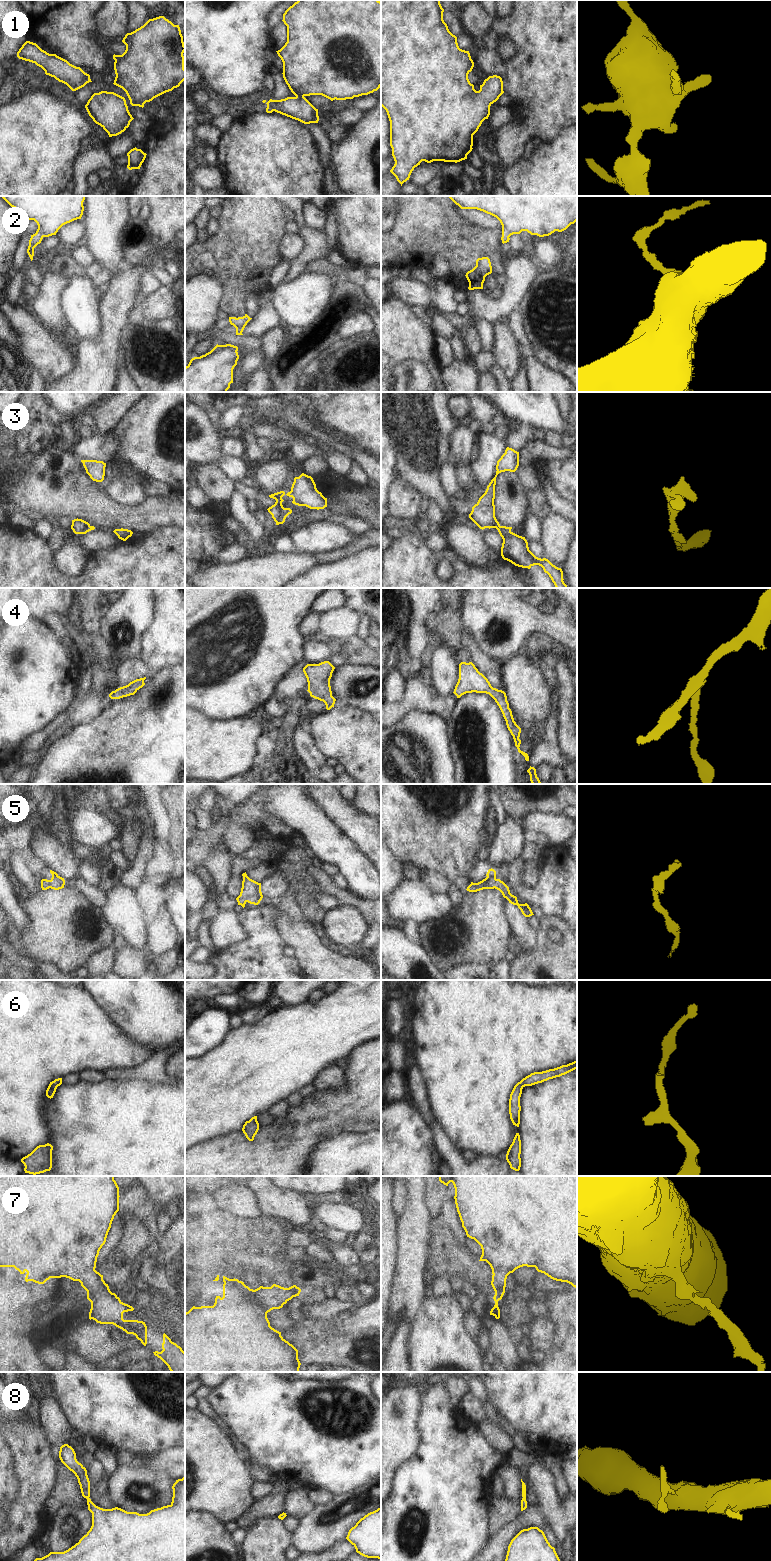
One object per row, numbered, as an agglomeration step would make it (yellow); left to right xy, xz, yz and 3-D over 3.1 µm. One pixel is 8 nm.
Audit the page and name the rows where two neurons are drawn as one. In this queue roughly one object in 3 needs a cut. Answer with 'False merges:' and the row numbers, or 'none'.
False merges: none

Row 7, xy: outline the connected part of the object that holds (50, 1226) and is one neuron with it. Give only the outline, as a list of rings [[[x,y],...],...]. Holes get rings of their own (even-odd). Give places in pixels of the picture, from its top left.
[[[0,1176],[0,1267],[14,1267],[20,1274],[26,1272],[26,1282],[33,1281],[38,1284],[44,1284],[50,1278],[61,1277],[79,1281],[87,1291],[87,1299],[91,1302],[90,1320],[93,1319],[100,1324],[113,1324],[127,1334],[135,1335],[146,1346],[147,1326],[145,1322],[123,1319],[123,1313],[133,1311],[134,1308],[123,1303],[115,1293],[112,1293],[108,1284],[103,1280],[103,1275],[95,1270],[99,1251],[105,1244],[114,1216],[119,1211],[119,1197],[119,1187],[114,1180],[114,1176]]]

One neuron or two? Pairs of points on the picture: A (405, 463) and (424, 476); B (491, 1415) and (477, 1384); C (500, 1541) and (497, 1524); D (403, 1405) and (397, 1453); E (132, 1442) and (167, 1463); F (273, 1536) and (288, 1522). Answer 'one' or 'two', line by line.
A: one
B: one
C: two
D: one
E: two
F: two

